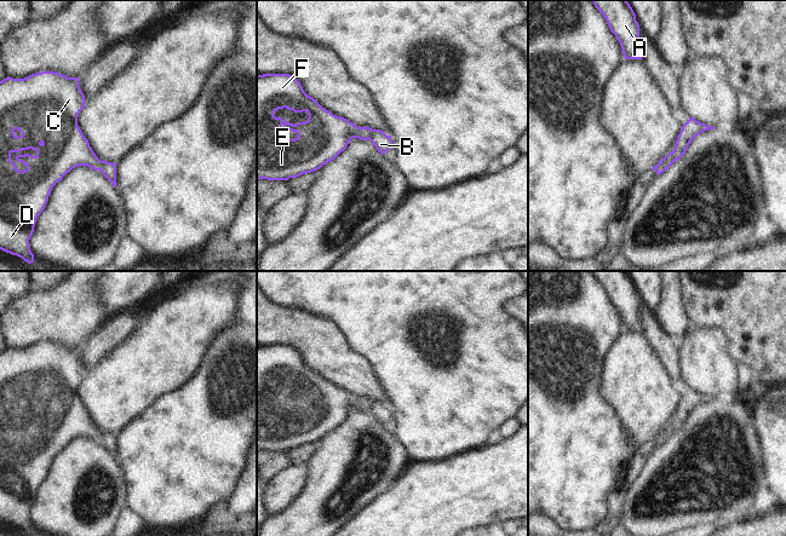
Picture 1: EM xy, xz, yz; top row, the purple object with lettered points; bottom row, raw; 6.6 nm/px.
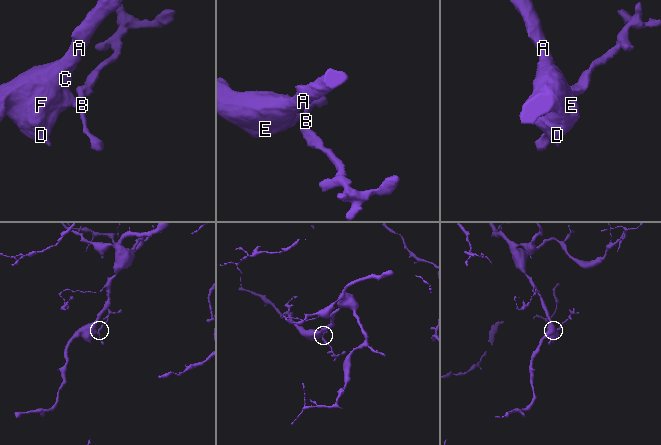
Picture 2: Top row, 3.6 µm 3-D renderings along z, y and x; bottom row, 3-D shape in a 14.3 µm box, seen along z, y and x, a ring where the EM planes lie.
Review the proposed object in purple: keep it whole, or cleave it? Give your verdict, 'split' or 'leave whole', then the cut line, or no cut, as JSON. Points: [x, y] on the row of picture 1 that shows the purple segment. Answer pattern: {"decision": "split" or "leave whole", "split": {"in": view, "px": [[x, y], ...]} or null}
{"decision": "split", "split": {"in": "xz", "px": [[373, 130], [369, 139]]}}

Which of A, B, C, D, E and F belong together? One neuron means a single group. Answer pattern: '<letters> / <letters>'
A C D E F / B

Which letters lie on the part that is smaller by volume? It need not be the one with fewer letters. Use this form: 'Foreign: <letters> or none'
Foreign: B

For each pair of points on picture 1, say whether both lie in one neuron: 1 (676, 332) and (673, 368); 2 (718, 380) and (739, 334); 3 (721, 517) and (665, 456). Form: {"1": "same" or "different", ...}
{"1": "different", "2": "different", "3": "same"}

